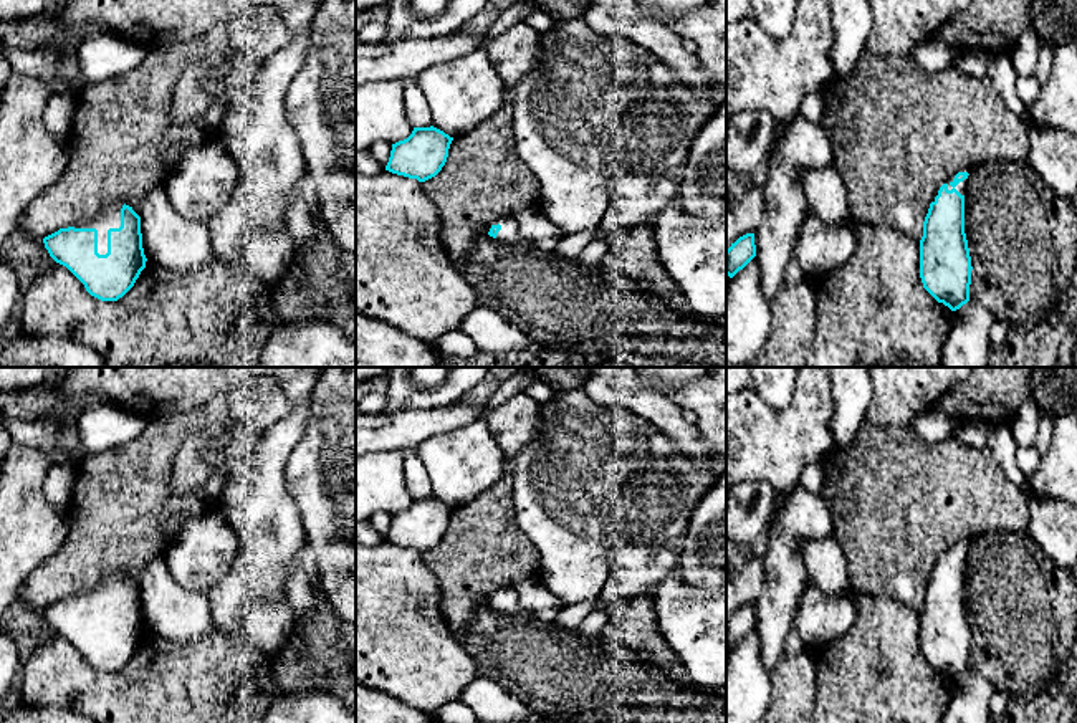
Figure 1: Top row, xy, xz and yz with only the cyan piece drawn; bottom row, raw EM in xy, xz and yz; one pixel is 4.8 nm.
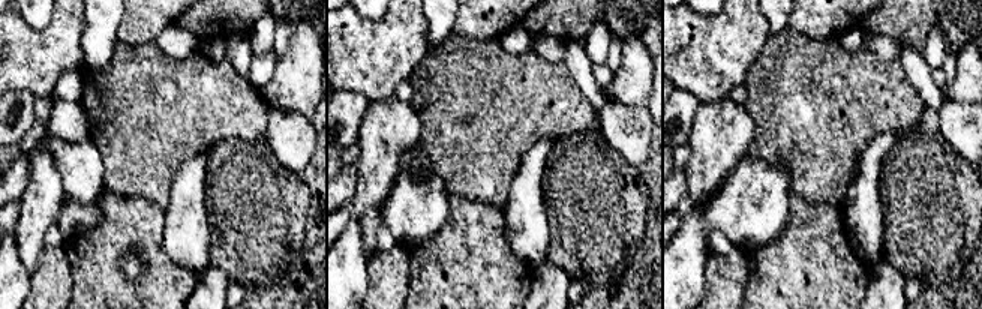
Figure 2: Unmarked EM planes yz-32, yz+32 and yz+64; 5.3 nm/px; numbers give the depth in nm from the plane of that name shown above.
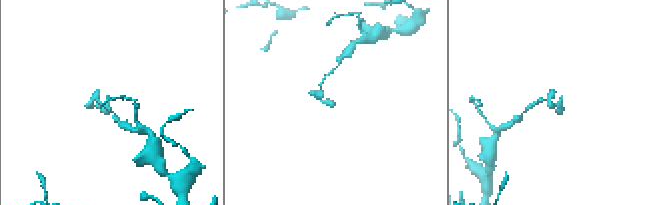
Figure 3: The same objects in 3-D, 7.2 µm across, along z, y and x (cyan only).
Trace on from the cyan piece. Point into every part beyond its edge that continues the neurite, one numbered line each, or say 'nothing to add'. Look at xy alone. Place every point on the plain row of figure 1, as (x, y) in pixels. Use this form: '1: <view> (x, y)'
1: xy (110, 588)

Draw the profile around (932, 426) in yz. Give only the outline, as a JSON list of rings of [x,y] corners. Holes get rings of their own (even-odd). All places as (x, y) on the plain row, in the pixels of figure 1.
[[[931,407],[913,417],[908,424],[925,442],[940,443],[955,433],[955,422],[938,407]]]

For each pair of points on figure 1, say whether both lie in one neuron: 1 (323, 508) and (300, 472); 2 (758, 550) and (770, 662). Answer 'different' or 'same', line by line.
1: same
2: different

